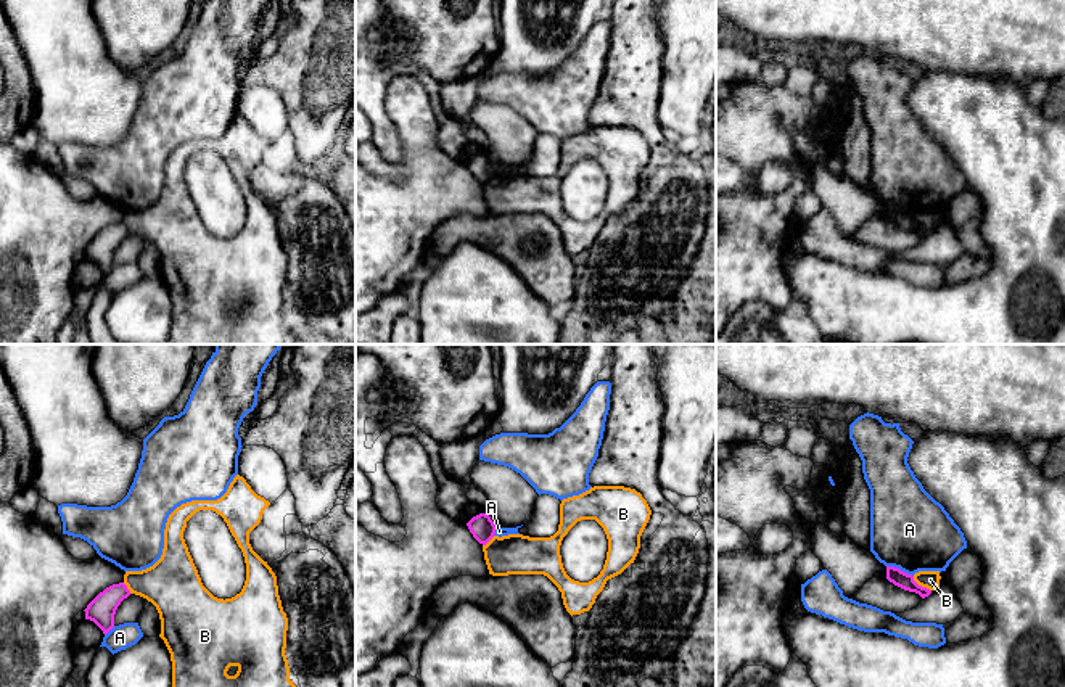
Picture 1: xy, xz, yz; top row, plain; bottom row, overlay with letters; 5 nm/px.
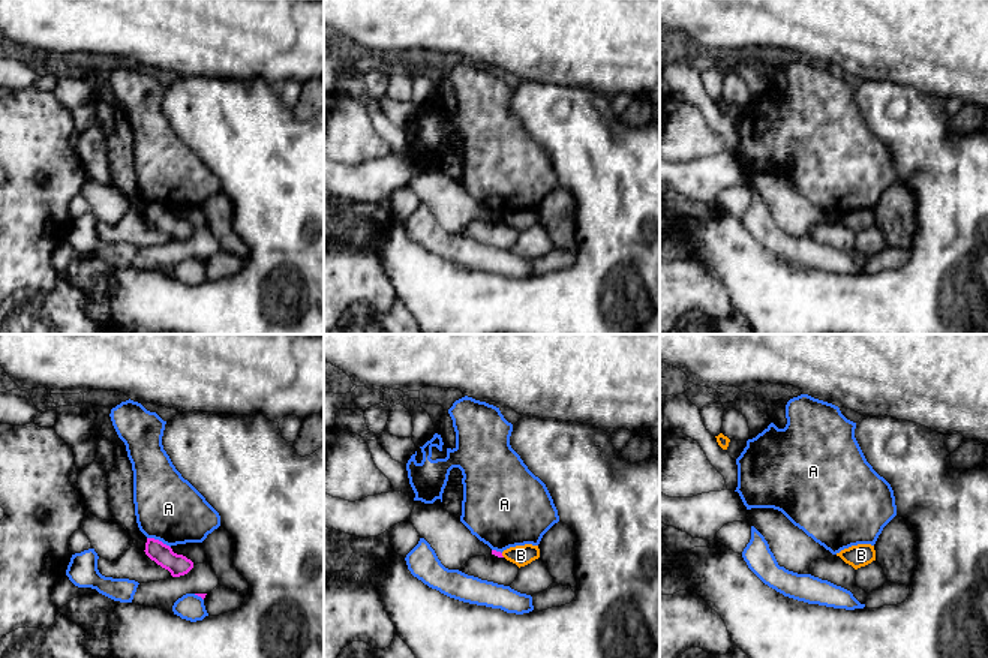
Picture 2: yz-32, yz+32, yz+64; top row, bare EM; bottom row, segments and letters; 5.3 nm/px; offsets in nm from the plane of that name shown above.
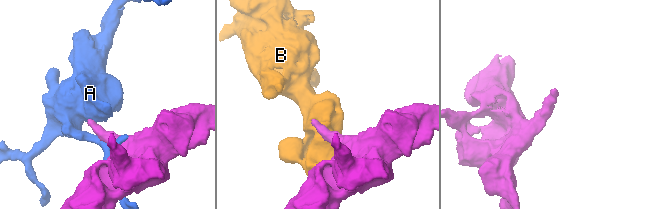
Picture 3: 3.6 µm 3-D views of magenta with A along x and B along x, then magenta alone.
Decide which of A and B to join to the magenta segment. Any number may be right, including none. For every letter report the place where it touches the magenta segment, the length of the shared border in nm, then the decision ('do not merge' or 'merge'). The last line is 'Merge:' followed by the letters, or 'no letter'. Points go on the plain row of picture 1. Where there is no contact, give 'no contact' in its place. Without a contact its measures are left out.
A: yz (898, 208) | 150 nm | do not merge
B: yz (921, 226) | 120 nm | do not merge
Merge: no letter

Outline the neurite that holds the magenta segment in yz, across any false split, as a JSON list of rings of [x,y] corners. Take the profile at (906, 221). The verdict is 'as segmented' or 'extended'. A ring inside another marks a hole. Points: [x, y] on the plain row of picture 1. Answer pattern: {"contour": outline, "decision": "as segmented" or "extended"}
{"contour": [[[886,206],[886,219],[904,230],[919,233],[922,238],[931,233],[930,228],[919,225],[912,214],[907,214],[894,206]]], "decision": "as segmented"}

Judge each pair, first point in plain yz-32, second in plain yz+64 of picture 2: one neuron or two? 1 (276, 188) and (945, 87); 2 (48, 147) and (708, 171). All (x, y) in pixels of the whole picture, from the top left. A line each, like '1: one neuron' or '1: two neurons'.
1: two neurons
2: two neurons

